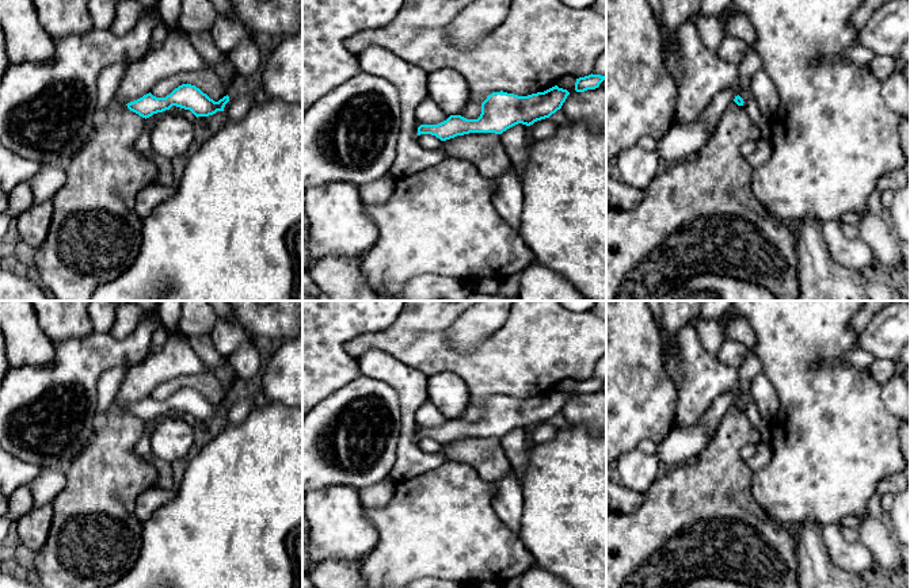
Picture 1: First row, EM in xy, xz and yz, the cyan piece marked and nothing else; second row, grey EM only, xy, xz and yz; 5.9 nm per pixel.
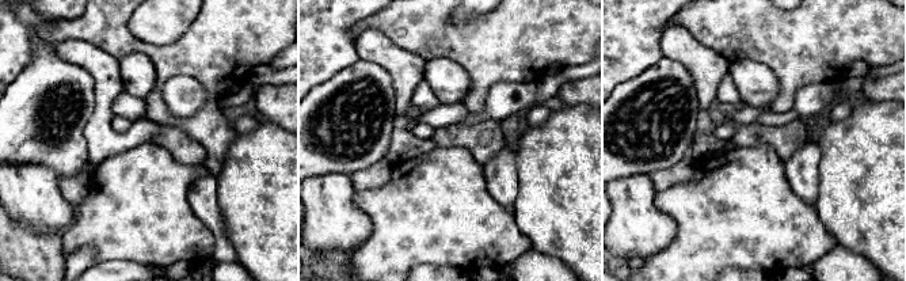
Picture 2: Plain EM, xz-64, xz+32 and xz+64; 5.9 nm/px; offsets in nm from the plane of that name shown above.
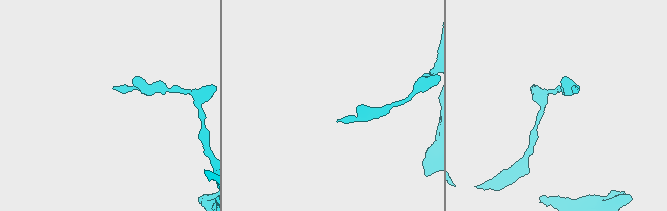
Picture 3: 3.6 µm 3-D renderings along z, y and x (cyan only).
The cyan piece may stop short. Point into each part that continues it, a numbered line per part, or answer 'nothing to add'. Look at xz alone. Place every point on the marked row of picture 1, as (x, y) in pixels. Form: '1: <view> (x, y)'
nothing to add

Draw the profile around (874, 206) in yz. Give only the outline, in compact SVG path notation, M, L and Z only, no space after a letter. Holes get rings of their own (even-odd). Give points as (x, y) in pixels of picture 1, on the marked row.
M879 190L869 195L867 210L875 215L884 215L884 209L882 205L882 192Z

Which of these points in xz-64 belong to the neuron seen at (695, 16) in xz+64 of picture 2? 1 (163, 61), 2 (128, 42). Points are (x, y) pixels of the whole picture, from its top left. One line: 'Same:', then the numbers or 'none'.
Same: 1, 2

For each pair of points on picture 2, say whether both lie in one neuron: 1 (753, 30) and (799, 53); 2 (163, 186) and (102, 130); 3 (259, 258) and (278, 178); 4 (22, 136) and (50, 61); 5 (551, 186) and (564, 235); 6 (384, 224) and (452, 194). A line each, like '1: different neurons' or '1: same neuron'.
1: same neuron
2: different neurons
3: same neuron
4: same neuron
5: same neuron
6: same neuron

